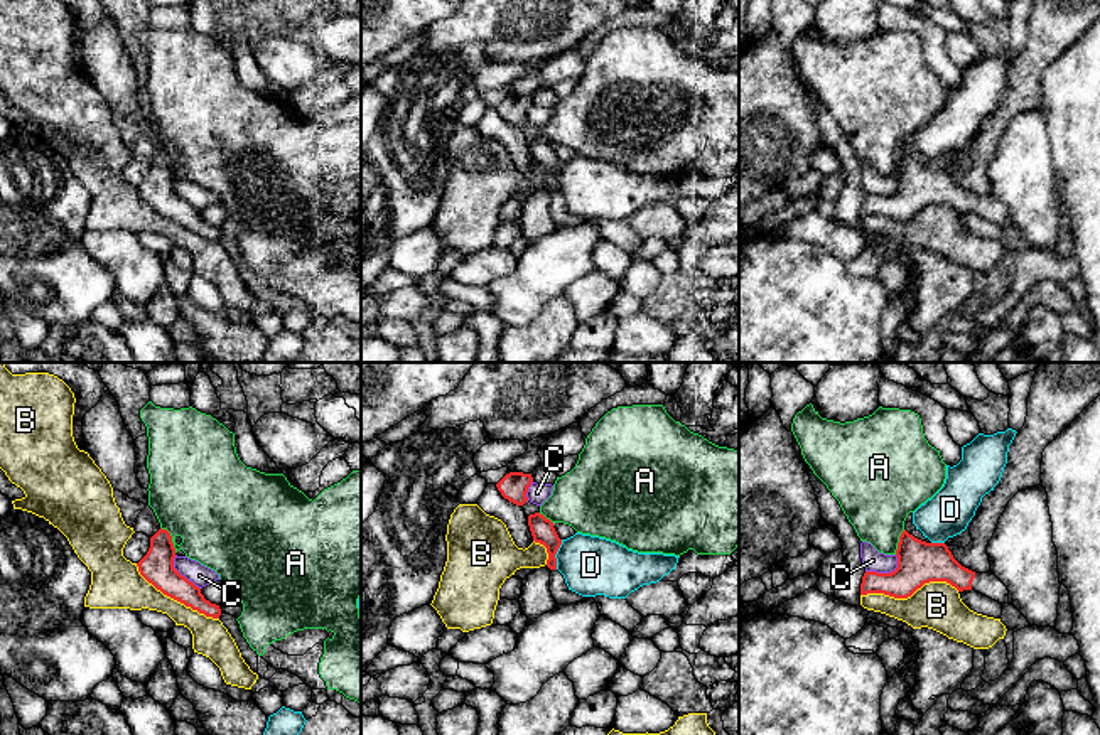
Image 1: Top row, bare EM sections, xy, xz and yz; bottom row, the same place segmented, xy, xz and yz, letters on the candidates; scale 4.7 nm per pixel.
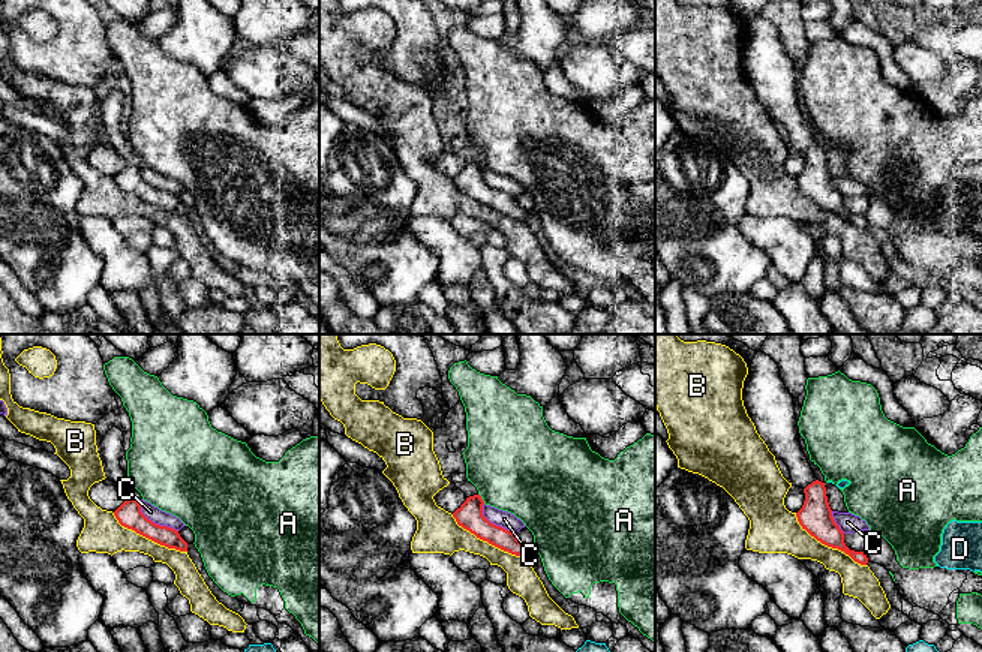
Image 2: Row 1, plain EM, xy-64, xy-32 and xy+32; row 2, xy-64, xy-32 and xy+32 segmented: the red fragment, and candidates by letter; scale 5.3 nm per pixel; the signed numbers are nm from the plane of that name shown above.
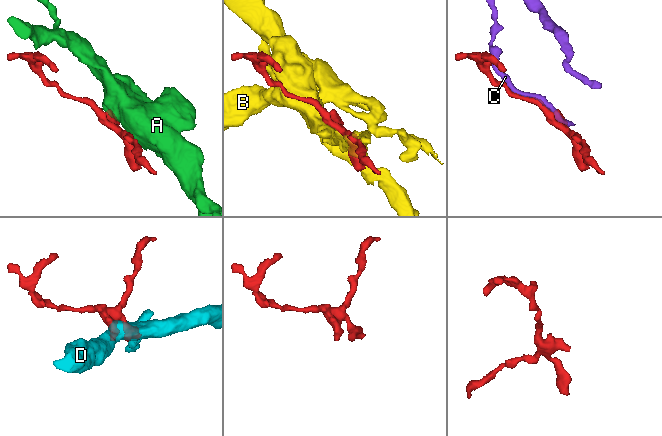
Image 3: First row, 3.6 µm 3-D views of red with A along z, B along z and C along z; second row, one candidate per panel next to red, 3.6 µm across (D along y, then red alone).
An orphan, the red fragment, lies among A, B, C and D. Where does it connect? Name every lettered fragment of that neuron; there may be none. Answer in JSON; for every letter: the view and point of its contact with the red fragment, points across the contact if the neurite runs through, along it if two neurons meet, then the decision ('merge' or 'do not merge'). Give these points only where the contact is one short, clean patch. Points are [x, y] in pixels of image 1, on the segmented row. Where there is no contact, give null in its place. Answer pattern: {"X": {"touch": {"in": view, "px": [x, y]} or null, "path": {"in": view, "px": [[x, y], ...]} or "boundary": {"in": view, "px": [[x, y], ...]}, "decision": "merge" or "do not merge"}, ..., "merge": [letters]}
{"A": {"touch": {"in": "xy", "px": [171, 538]}, "boundary": {"in": "xy", "px": [[161, 526], [169, 533], [176, 552]]}, "decision": "do not merge"}, "B": {"touch": {"in": "yz", "px": [910, 595]}, "decision": "do not merge"}, "C": {"touch": {"in": "yz", "px": [886, 574]}, "decision": "do not merge"}, "D": {"touch": {"in": "xz", "px": [555, 553]}, "decision": "do not merge"}, "merge": []}

